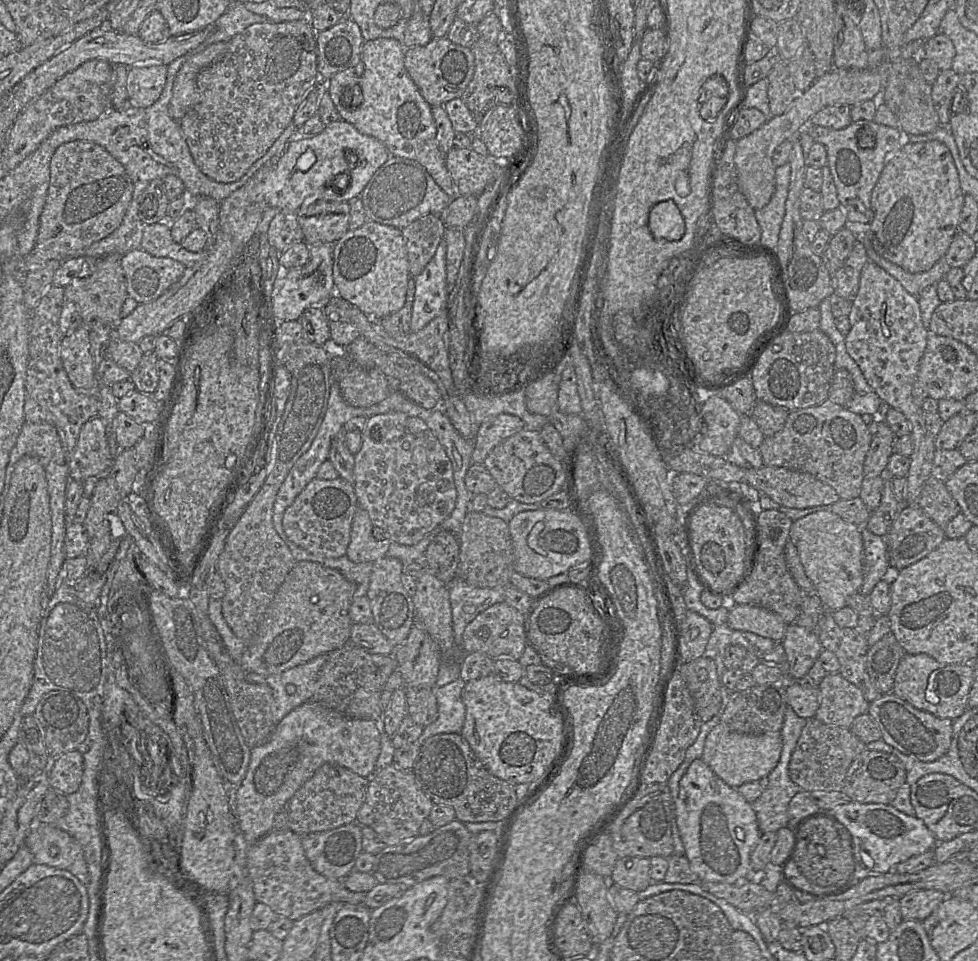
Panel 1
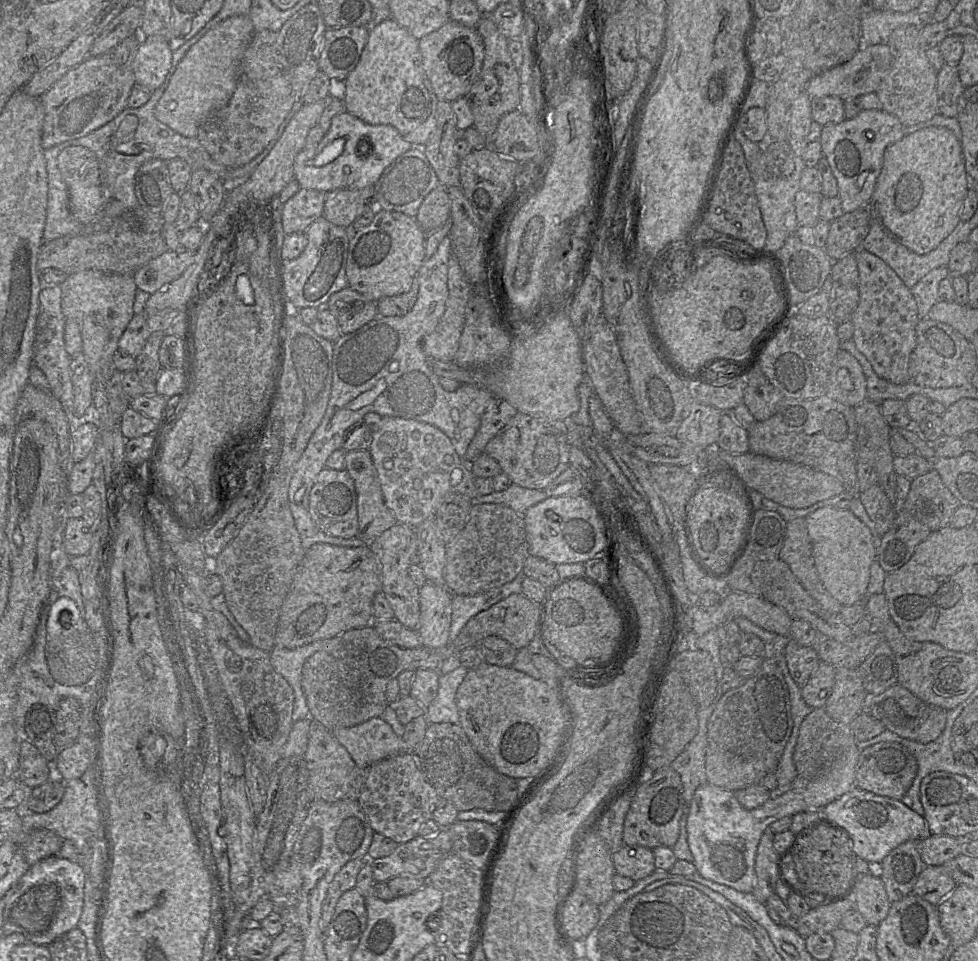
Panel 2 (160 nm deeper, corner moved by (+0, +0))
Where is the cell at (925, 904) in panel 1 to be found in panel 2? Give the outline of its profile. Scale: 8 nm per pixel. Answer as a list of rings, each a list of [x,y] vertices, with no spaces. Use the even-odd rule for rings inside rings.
[[[927,866],[919,875],[912,893],[937,906],[957,886],[944,866]]]

